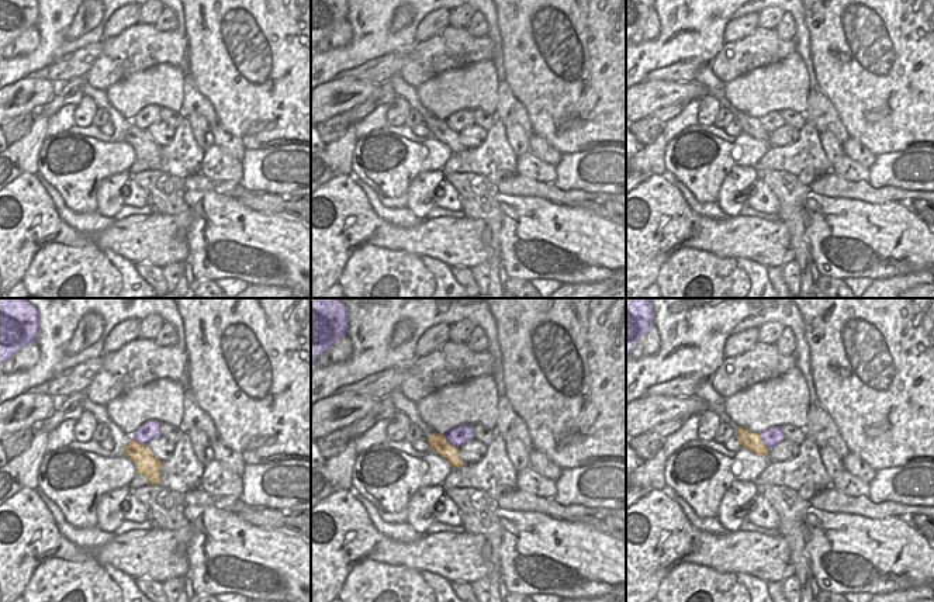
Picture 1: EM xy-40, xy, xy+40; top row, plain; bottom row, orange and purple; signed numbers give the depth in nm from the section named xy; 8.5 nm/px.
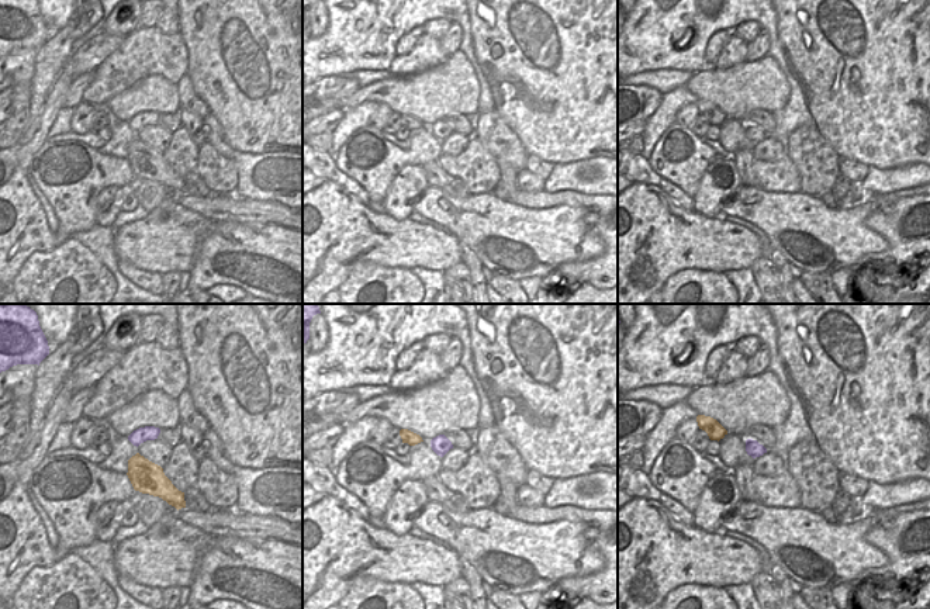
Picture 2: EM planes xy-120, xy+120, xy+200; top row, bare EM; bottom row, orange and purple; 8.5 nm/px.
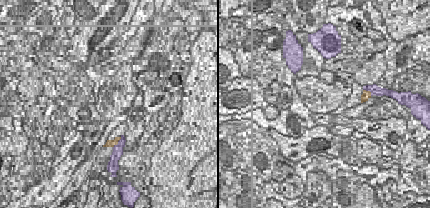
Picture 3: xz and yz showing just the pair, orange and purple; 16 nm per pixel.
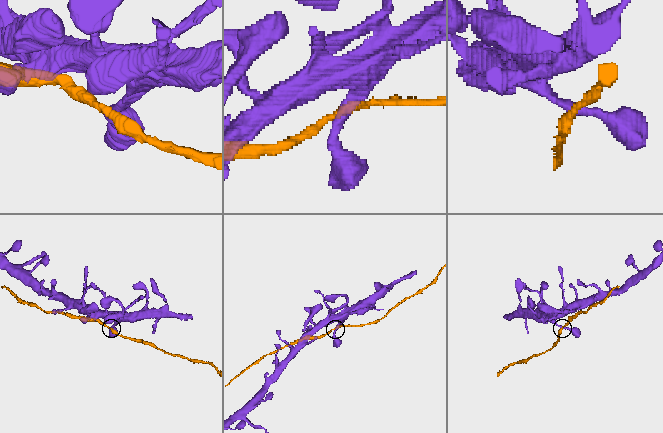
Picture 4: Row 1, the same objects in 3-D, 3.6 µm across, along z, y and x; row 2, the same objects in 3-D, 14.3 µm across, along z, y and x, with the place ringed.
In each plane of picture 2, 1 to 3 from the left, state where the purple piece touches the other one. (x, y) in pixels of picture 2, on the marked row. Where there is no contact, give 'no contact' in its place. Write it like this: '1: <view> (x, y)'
1: no contact
2: no contact
3: no contact

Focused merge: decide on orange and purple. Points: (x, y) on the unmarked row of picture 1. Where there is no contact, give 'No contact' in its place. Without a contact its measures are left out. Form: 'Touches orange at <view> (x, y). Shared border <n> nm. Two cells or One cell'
Touches orange at xy (449, 128). Shared border 160 nm. Two cells

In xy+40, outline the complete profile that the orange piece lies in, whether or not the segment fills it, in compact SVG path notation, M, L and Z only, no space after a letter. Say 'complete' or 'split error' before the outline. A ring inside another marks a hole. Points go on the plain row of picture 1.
complete; M738 113L734 115L734 120L740 124L743 134L748 134L755 139L768 142L769 132L764 129L760 122L760 118L753 118L744 113Z

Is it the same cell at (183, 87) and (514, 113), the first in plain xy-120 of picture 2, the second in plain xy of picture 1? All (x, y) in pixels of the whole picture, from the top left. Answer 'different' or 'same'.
same

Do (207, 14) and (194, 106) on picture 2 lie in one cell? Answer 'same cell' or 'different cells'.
different cells

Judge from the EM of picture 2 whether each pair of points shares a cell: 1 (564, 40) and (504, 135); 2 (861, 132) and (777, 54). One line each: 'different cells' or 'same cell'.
1: different cells
2: different cells

